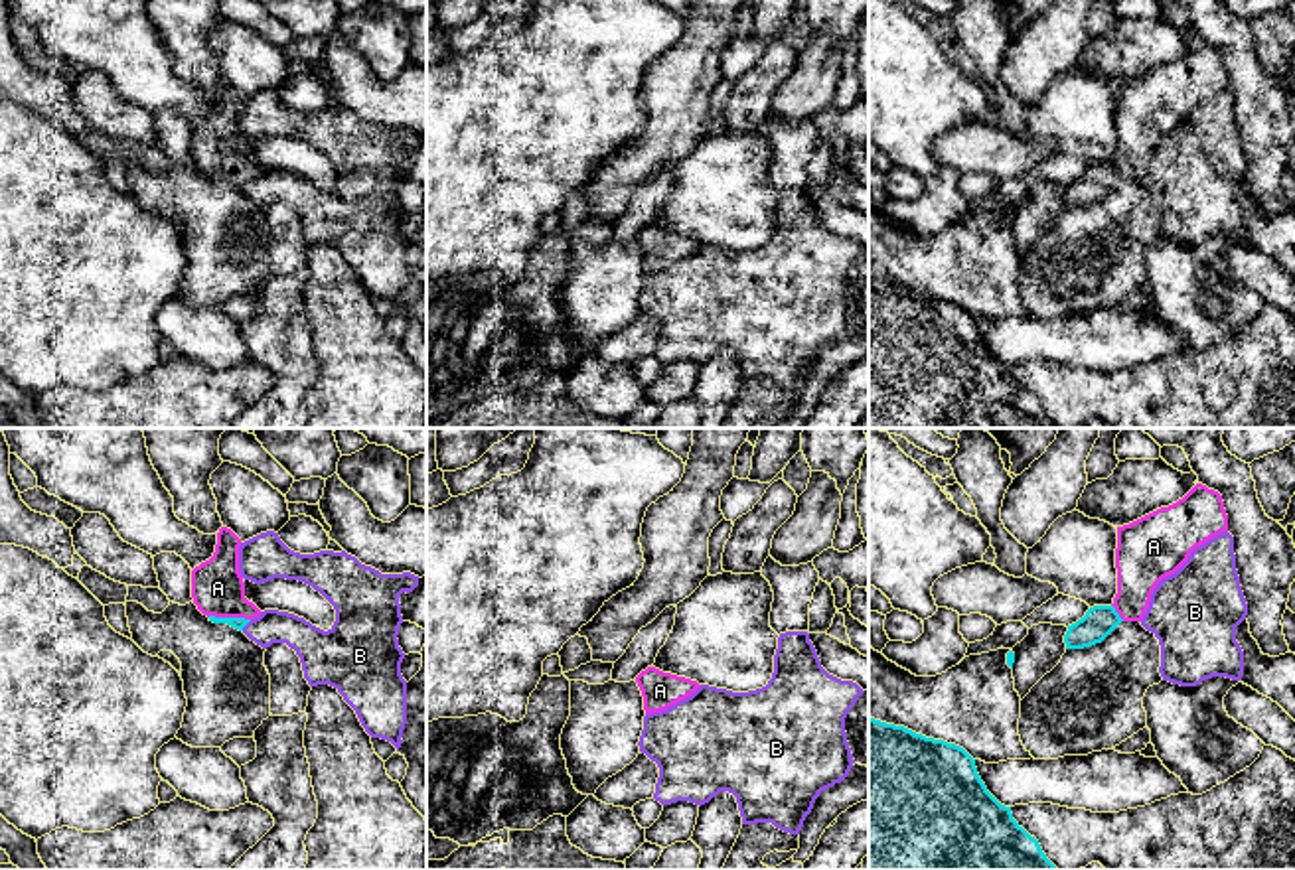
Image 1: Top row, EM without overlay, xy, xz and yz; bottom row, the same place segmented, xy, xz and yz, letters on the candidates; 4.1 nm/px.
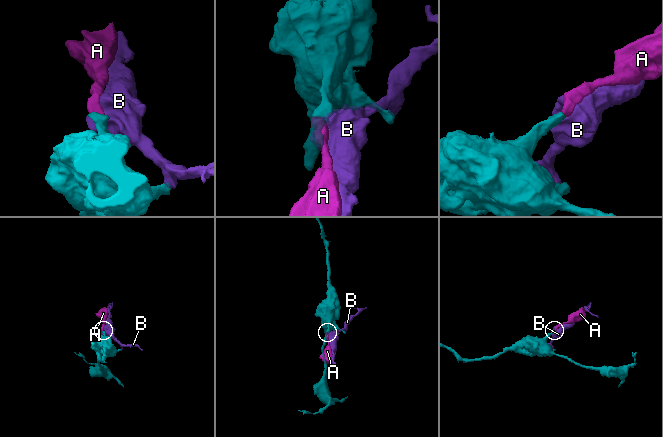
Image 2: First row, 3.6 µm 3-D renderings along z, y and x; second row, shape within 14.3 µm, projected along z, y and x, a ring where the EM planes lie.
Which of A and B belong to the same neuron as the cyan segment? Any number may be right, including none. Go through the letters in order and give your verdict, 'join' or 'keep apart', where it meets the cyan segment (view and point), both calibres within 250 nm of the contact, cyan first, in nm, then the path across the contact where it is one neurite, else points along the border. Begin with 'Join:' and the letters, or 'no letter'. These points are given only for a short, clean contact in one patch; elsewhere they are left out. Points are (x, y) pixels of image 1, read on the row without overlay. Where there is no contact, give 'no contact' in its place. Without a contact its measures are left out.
Join: A
A: join; meets cyan in xy at (229, 176); 50 nm thick on the cyan side, 220 nm on the other; runs through xy (235, 180), (229, 176), (229, 164), (218, 146)
B: keep apart; meets cyan in xy at (245, 182); 50 nm thick on the cyan side, 150 nm on the other

